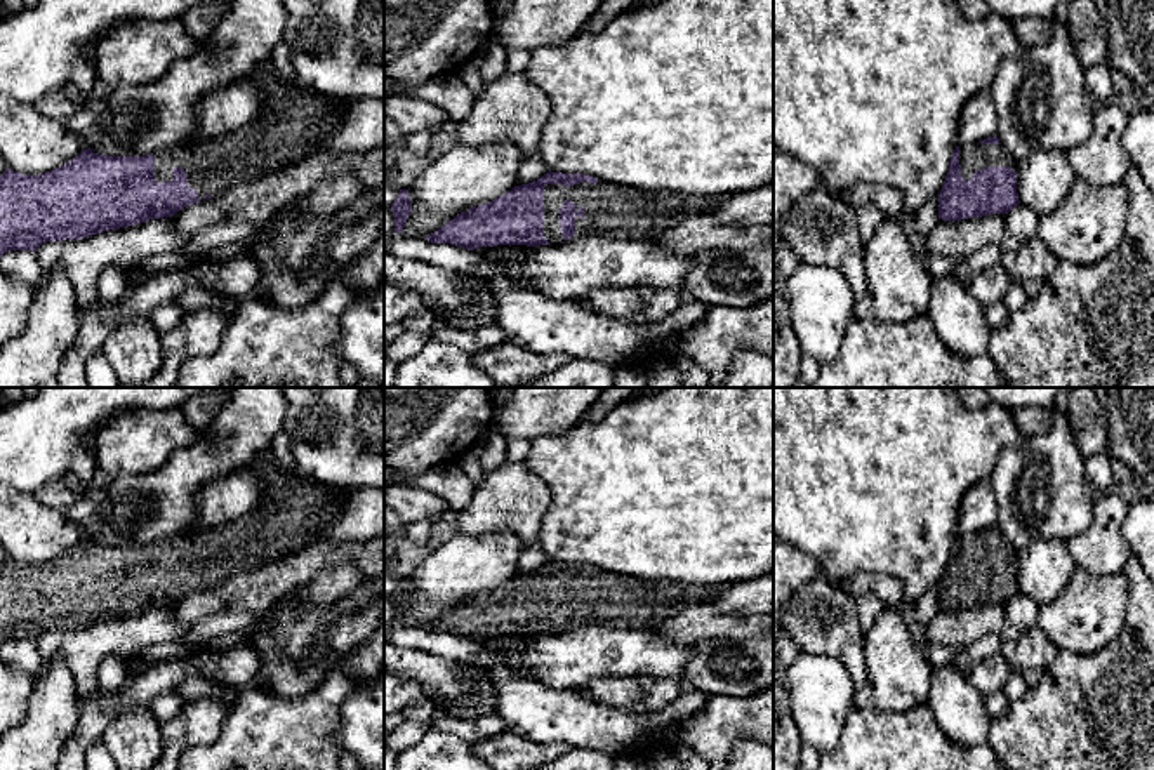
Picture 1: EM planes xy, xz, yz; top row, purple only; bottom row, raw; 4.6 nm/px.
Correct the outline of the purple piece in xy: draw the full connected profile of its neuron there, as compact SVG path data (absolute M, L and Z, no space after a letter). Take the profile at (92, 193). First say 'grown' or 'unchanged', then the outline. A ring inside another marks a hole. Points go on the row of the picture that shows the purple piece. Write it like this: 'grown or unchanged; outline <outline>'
grown; outline M269 59L245 82L262 90L266 106L249 125L219 137L196 136L182 146L146 156L108 156L90 148L40 176L5 170L0 176L0 257L10 250L36 252L42 243L82 240L149 219L172 217L184 207L235 186L255 183L308 155L325 149L327 132L349 104L325 97L302 83L283 80Z

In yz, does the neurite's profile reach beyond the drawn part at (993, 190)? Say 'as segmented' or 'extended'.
extended

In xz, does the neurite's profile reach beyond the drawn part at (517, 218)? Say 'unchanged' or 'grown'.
grown

